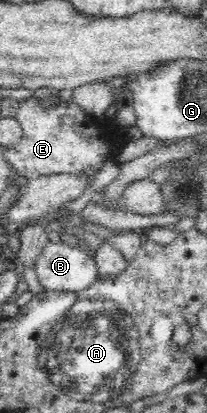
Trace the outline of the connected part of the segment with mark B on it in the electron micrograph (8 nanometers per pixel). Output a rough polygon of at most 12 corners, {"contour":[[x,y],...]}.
{"contour":[[47,242],[35,261],[50,292],[98,281],[87,249]]}

